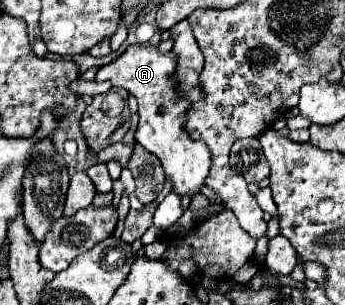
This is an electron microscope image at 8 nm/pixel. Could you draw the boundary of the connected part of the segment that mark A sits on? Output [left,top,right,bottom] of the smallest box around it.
[96,44,210,196]

